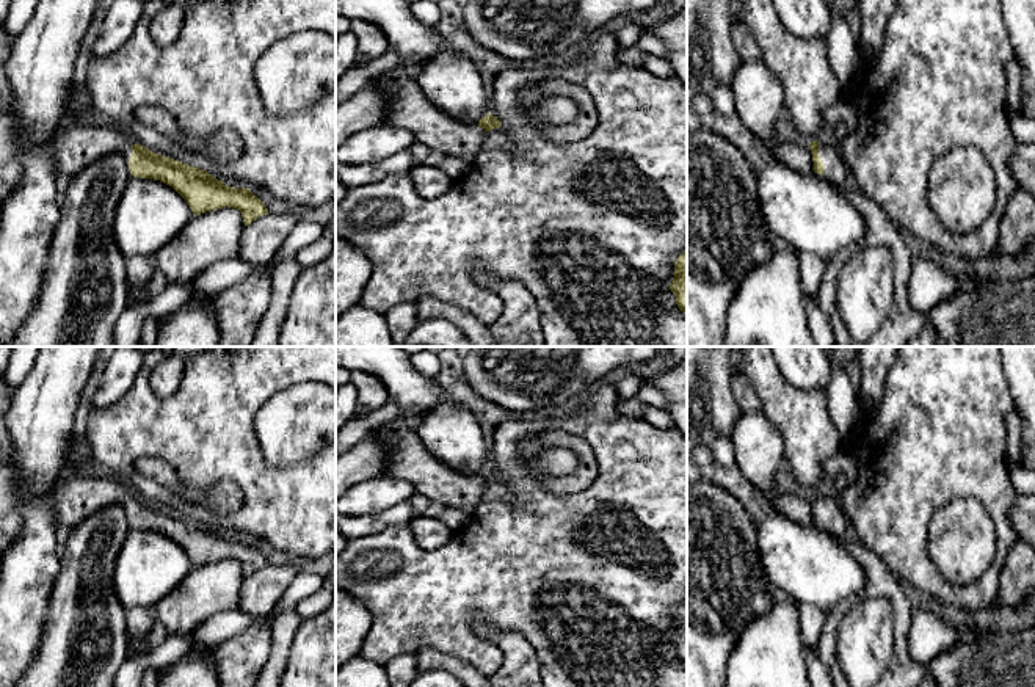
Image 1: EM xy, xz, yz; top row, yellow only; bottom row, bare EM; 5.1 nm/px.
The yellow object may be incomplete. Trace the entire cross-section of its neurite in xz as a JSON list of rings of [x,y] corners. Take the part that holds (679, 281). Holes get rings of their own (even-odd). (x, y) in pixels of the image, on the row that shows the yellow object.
[[[687,249],[674,262],[674,278],[670,290],[676,298],[677,307],[687,317]]]

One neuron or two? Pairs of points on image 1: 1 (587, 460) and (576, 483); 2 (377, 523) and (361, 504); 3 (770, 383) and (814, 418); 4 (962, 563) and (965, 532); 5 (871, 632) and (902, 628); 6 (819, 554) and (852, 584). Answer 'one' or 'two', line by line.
1: one
2: two
3: one
4: one
5: two
6: one

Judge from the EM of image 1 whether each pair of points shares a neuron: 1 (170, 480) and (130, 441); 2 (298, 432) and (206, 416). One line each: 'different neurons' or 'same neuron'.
1: different neurons
2: different neurons

